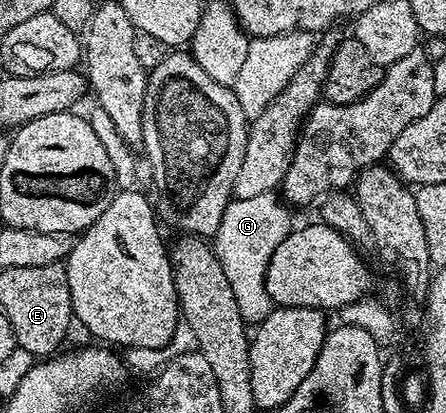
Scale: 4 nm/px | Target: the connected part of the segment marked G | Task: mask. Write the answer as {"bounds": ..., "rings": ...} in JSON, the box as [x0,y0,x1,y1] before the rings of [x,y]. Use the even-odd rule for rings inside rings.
{"bounds":[213,192,292,324],"rings":[[[266,192],[256,197],[232,199],[222,216],[221,226],[213,237],[213,249],[223,266],[227,280],[237,299],[239,312],[247,324],[256,324],[265,319],[272,310],[267,290],[268,264],[273,250],[292,231],[290,209],[275,192]]]}

